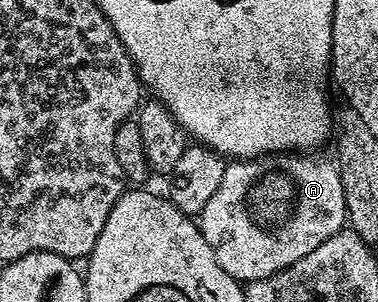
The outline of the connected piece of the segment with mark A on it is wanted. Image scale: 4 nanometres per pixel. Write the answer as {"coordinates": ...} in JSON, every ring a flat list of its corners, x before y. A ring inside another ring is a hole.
{"coordinates":[[269,153,255,159,232,161,222,173,218,193,210,197,206,209,198,216,198,226,206,237,206,245,214,249,214,257,230,277,250,284,294,265,306,253,314,253,322,241,334,237,346,227,346,201,342,193,340,172,335,162,315,159,312,153]]}

